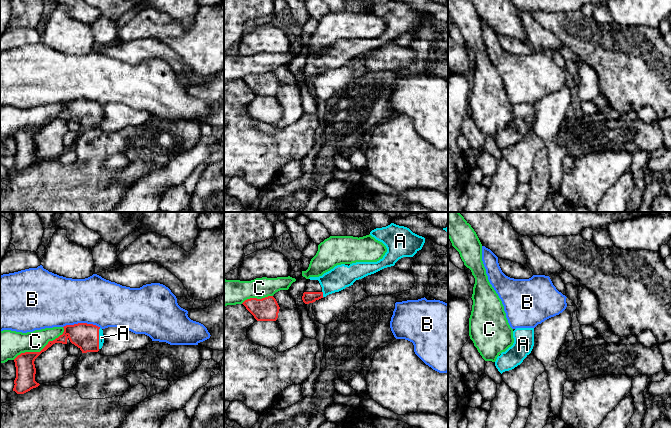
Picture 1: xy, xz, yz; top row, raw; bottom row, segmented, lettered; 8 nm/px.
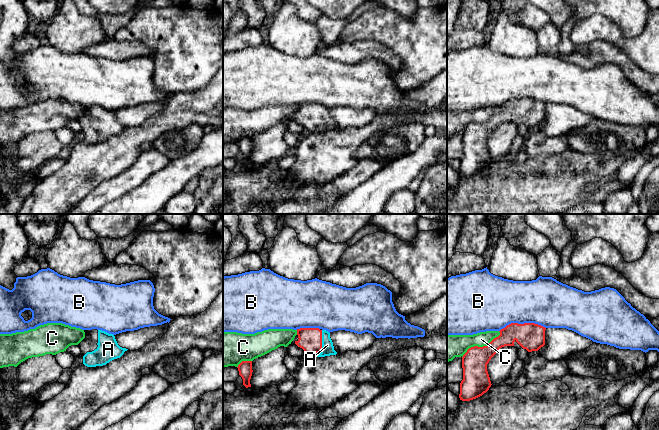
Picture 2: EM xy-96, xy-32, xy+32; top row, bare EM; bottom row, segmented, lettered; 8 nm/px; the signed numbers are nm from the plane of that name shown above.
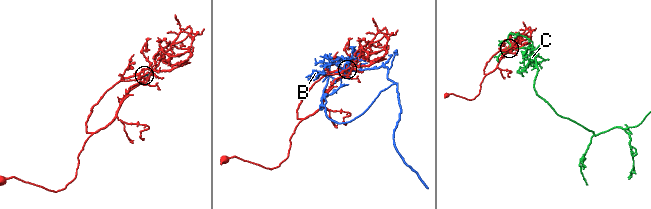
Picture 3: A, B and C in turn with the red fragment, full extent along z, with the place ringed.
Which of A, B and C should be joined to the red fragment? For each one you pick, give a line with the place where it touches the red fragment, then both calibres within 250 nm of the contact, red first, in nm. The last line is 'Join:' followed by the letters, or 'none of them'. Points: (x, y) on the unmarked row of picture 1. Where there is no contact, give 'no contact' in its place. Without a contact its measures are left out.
A: meets red in xy at (98, 114); 220 nm thick on the red side, 50 nm on the other
Join: A

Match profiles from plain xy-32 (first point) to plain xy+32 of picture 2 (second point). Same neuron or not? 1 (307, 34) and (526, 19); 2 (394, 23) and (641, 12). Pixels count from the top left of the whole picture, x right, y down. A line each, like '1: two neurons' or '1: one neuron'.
1: two neurons
2: two neurons

